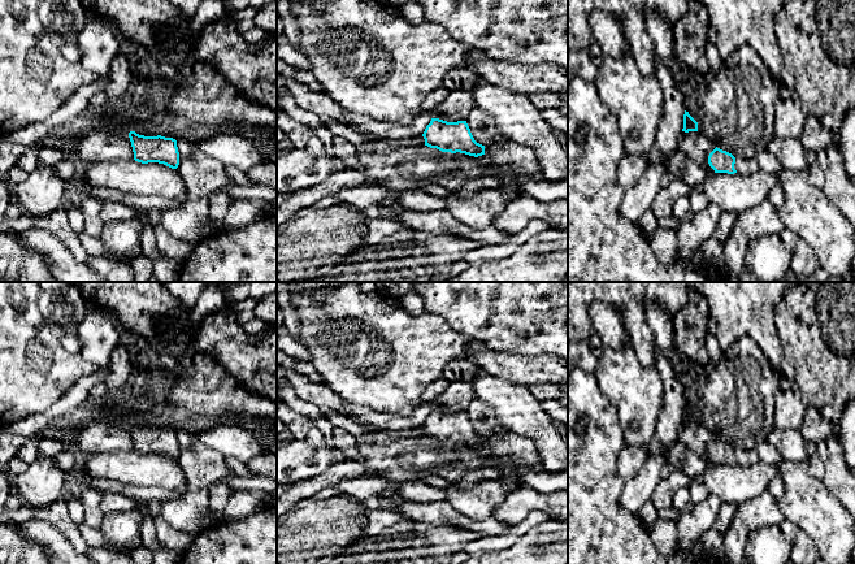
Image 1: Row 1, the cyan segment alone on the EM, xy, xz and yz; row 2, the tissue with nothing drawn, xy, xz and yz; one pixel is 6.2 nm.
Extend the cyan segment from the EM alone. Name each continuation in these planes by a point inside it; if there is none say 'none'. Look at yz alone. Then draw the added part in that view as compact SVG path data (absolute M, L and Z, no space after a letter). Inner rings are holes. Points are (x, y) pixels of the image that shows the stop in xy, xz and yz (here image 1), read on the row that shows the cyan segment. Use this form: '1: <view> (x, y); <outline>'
1: yz (745, 166); M735 159L734 169L737 170L737 173L747 175L750 173L759 170L759 165L755 159L751 160Z

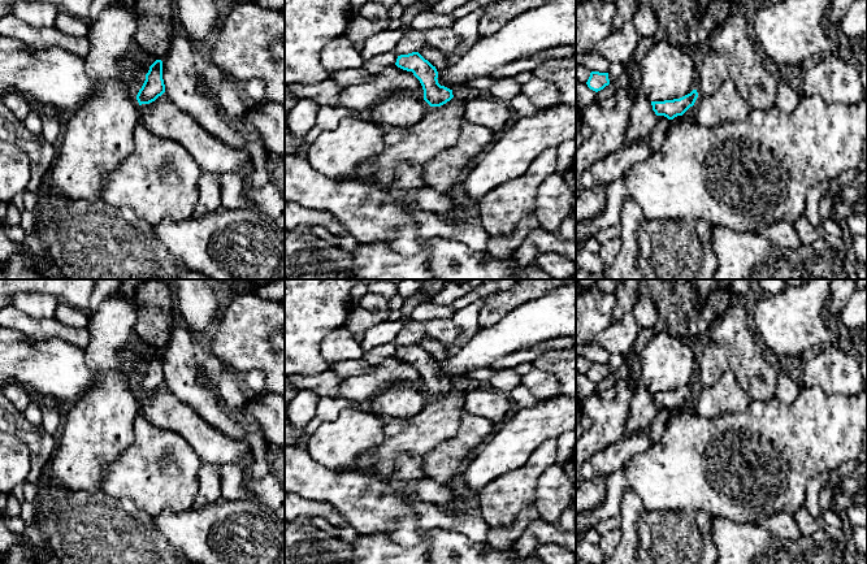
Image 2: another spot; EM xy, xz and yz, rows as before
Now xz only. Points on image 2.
none

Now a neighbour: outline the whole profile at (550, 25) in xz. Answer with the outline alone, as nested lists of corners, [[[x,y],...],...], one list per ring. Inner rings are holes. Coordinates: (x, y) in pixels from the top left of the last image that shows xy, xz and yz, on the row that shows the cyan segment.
[[[549,0],[508,21],[497,32],[481,36],[458,58],[446,58],[438,83],[450,90],[474,77],[489,77],[519,58],[558,47],[576,47],[576,0]]]

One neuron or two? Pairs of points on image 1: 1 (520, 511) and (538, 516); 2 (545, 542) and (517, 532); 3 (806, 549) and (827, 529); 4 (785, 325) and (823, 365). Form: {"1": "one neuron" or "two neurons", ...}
{"1": "two neurons", "2": "two neurons", "3": "two neurons", "4": "one neuron"}

